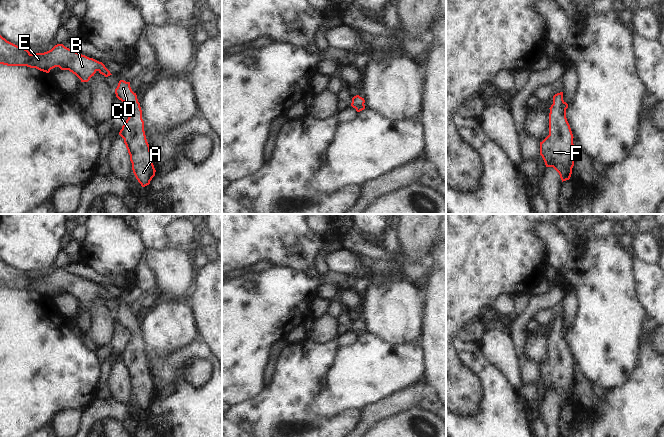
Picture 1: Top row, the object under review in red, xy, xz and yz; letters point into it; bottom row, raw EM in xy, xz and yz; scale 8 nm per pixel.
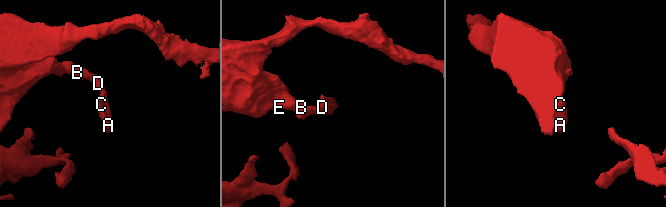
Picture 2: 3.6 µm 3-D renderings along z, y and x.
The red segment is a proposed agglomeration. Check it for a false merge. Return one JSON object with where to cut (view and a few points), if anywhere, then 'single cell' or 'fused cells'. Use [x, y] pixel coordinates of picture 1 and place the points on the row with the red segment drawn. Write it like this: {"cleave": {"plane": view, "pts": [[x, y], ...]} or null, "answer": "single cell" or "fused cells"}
{"cleave": null, "answer": "single cell"}

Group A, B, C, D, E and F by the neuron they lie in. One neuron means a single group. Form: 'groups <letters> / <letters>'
groups A B C D E F

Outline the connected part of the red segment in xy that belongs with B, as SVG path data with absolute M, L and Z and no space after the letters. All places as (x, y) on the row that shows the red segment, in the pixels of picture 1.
M1 35L0 64L27 66L46 73L59 67L75 74L81 82L88 82L97 71L105 77L112 75L102 62L82 55L63 44L57 44L44 53L31 54L27 49L7 41Z

